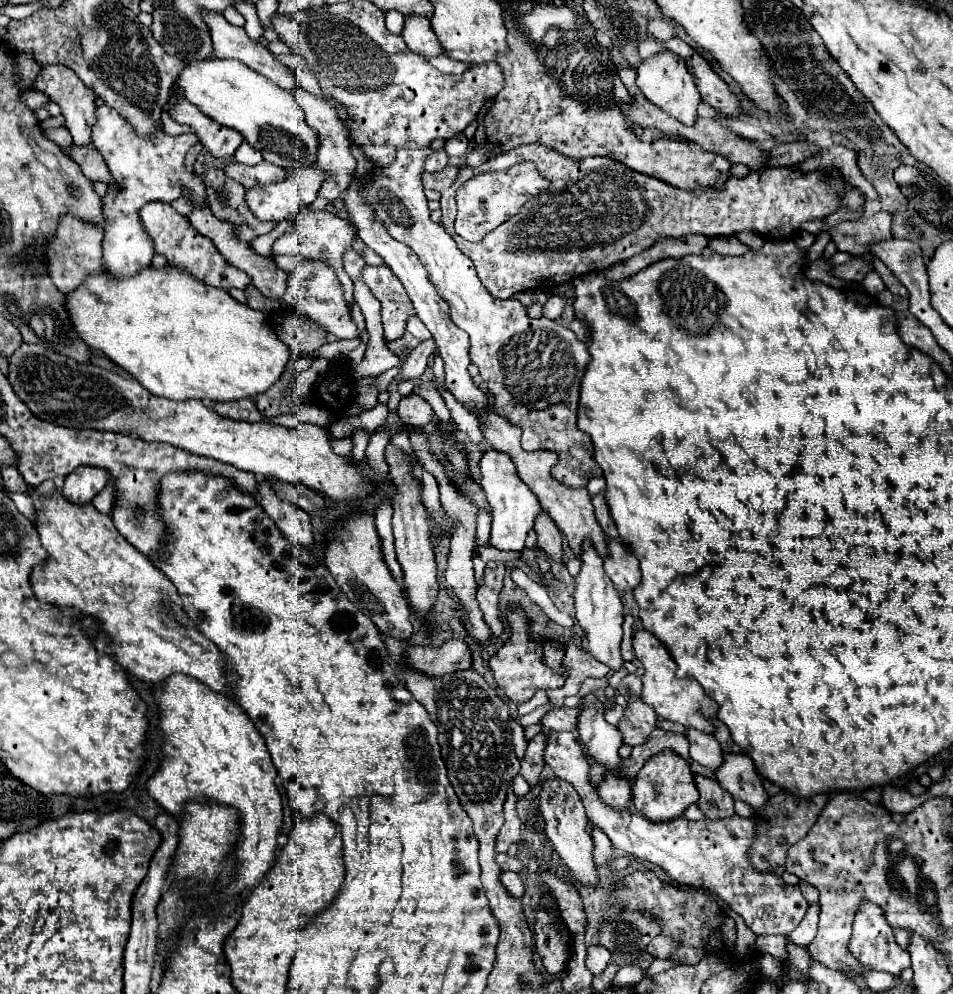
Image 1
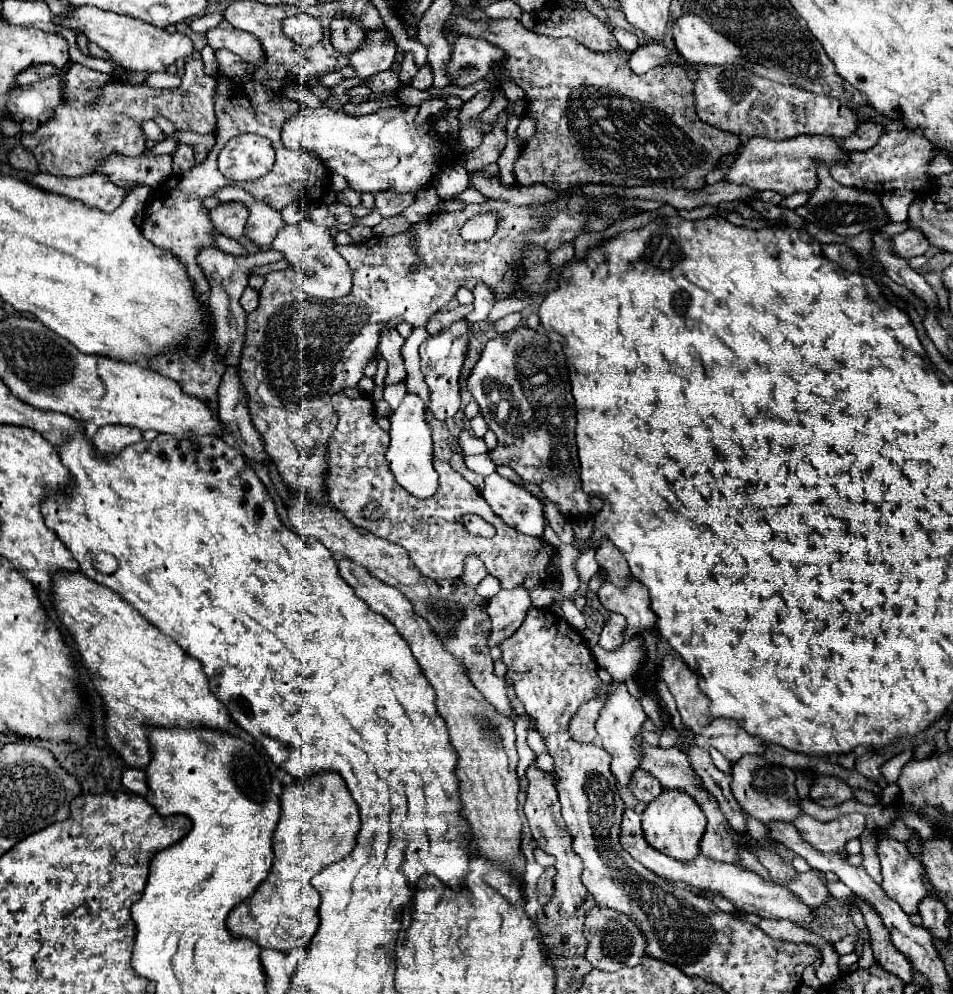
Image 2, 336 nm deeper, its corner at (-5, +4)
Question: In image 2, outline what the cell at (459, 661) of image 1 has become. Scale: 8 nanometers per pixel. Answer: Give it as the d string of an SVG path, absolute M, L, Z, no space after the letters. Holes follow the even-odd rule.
M525 588L501 590L489 600L487 606L487 612L491 616L491 634L487 640L489 648L499 646L503 640L513 636L513 632L517 632L529 606L531 598L529 592L525 592Z

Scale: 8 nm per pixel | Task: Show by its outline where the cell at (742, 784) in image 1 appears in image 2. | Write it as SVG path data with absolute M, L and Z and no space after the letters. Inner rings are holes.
M801 814L791 822L801 838L821 852L845 852L849 838L859 838L865 830L863 814L843 814L831 822L819 822L807 814Z

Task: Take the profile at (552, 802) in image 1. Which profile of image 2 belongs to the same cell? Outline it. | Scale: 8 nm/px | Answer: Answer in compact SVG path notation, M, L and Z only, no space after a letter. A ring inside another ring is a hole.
M591 908L585 914L585 940L587 940L587 952L585 958L597 968L597 970L621 970L625 966L637 966L641 958L645 956L645 934L641 928L623 912L617 912L613 908Z

